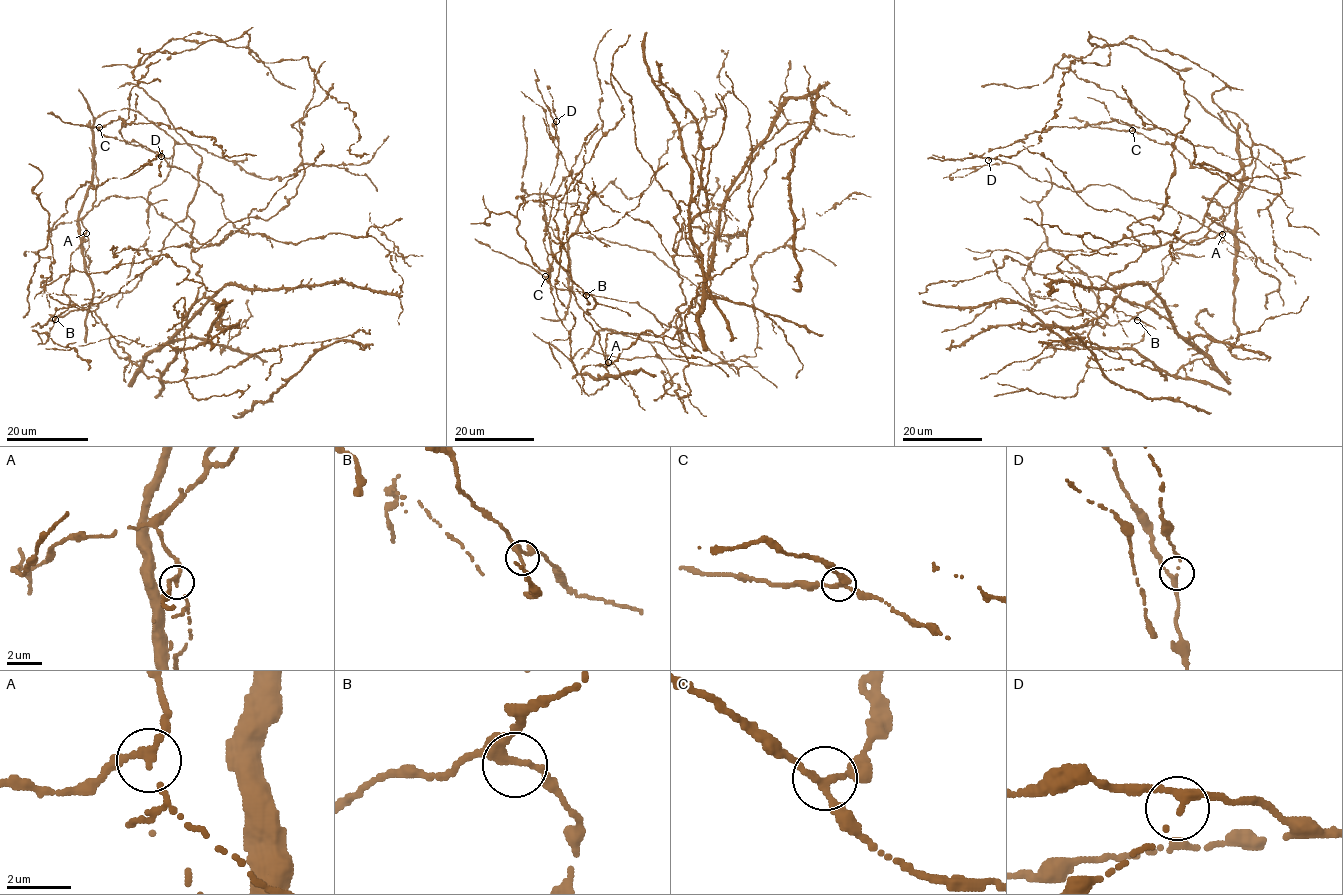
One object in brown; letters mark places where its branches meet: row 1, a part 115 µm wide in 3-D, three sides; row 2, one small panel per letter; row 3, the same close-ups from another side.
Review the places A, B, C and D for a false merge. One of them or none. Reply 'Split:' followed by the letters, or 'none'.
Split: A

